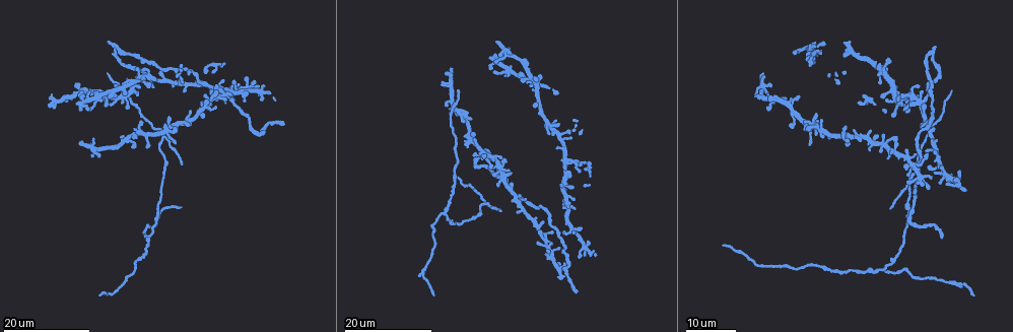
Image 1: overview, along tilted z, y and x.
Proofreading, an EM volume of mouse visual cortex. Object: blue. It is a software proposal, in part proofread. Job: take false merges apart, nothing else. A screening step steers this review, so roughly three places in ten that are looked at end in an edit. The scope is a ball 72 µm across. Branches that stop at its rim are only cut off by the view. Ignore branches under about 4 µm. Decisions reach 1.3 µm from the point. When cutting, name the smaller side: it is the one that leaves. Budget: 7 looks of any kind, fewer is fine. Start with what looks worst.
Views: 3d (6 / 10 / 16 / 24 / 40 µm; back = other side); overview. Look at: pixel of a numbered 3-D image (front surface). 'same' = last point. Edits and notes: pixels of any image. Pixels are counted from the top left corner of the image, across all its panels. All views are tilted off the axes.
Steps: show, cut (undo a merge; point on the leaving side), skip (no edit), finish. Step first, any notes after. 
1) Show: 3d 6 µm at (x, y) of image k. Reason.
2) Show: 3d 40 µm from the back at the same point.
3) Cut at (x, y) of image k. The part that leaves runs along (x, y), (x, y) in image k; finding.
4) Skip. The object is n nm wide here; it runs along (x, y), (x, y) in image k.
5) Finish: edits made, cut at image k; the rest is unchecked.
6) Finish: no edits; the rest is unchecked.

Show: 3d 16 µm at (911, 177) of image 1. Side arm on a straight run.

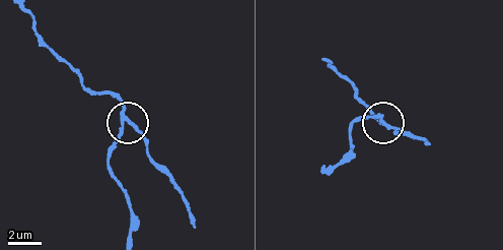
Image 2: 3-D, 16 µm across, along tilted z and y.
Show: 3d 10 µm at (124, 119) of image 2.

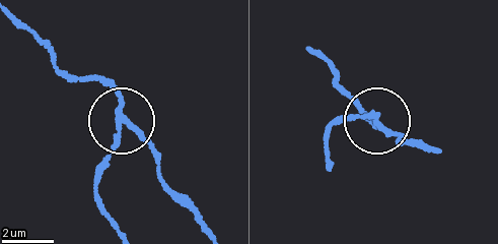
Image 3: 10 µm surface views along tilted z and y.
Show: 3d 6 µm at (379, 122) of image 3.

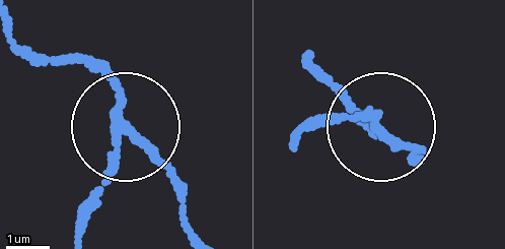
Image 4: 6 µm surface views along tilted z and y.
Cut at (159, 166) of image 4. A second neuron is stuck on.

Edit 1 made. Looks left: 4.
Show: 3d 16 µm at (822, 128) of image 1. Small branch off a trunk.

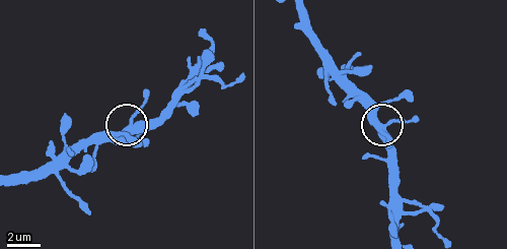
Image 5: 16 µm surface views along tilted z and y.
Show: 3d 6 µm at (127, 127) of image 5.

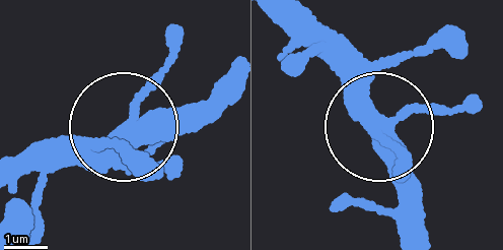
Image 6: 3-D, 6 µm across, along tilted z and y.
Show: 3d 6 µm from the back at (126, 130) of image 6.

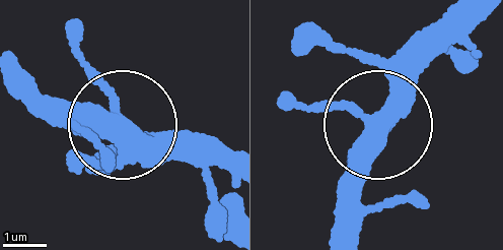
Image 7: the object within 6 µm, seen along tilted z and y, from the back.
Skip. 4 arms meet here; it runs along (13, 59), (61, 109), (120, 118), (79, 27) in image 7; all the same neuron.

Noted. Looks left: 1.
Finish: edits made, cut at image 4; the rest is unchecked.

